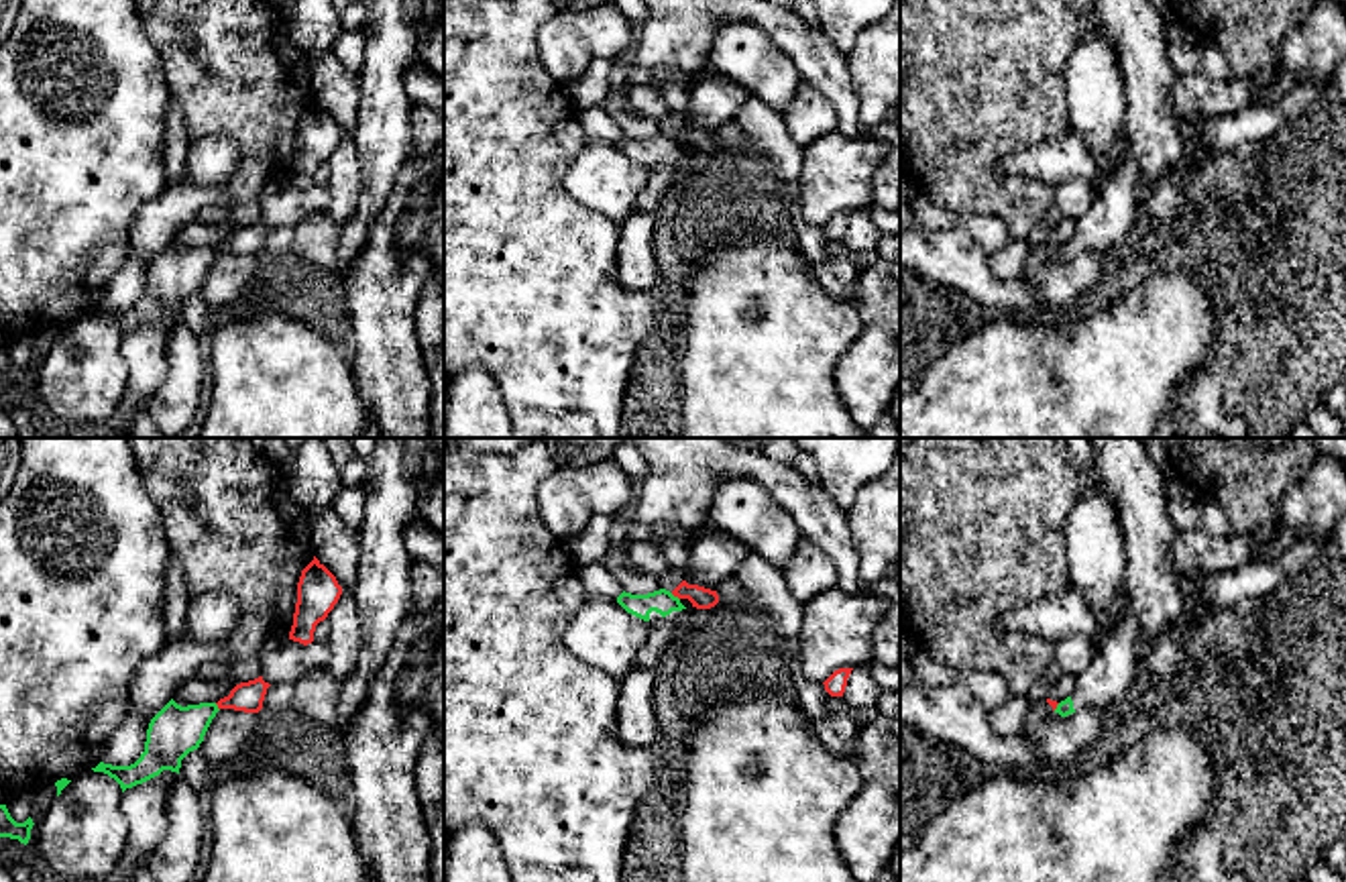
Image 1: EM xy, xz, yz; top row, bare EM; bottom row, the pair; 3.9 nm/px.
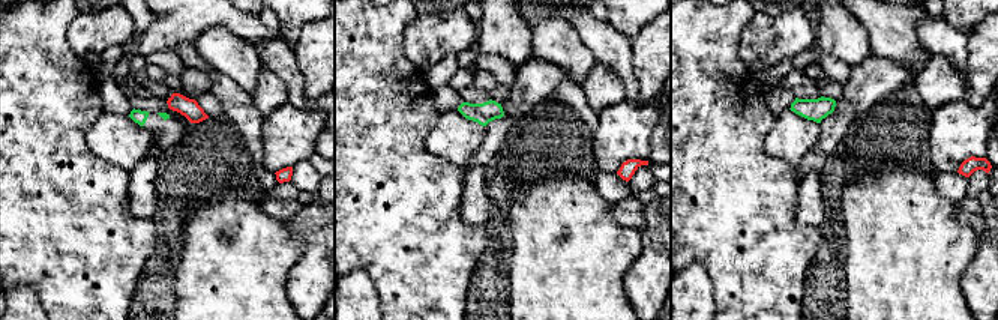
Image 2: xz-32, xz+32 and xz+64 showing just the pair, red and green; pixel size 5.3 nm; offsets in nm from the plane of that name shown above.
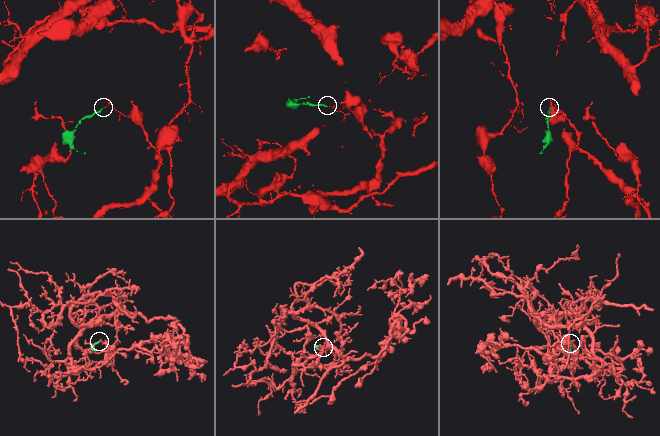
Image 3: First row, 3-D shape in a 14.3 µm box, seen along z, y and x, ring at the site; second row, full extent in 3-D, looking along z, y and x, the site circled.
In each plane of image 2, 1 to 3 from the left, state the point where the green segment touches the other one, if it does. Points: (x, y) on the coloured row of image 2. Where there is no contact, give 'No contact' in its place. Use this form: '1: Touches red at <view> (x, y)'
1: No contact
2: No contact
3: No contact

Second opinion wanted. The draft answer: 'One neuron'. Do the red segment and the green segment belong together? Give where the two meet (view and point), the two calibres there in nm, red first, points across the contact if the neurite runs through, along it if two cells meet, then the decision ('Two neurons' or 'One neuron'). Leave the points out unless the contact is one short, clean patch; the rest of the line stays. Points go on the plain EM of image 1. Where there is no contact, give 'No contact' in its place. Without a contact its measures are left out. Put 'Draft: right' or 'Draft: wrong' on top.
Draft: wrong
Touches red at xz (675, 139). Thickness 90 nm (red) against 100 nm. Boundary: xz (670, 137), (679, 143). Two neurons

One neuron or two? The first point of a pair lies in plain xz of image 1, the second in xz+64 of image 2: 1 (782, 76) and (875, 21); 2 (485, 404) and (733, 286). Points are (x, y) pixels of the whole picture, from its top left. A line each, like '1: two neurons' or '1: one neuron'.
1: one neuron
2: two neurons

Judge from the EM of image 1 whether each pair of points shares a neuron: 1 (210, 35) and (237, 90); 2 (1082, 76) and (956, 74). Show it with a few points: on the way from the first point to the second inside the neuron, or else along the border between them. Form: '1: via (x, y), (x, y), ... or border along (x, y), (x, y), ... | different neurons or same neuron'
1: via (225, 49), (237, 62), (237, 76) | same neuron
2: border along (1076, 29), (1066, 66), (1070, 123) | different neurons

